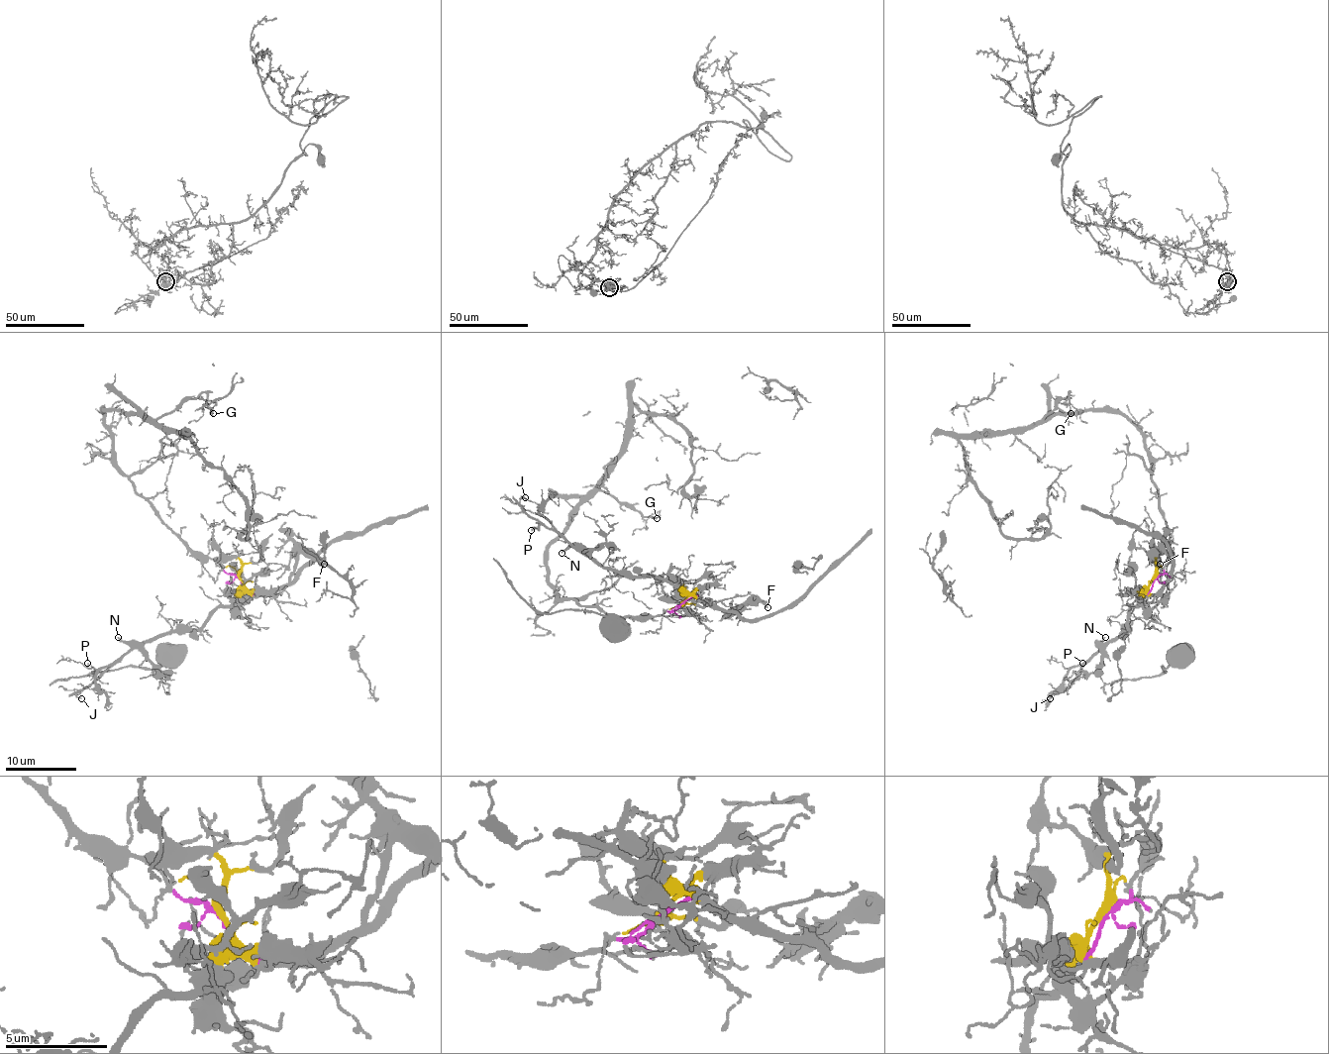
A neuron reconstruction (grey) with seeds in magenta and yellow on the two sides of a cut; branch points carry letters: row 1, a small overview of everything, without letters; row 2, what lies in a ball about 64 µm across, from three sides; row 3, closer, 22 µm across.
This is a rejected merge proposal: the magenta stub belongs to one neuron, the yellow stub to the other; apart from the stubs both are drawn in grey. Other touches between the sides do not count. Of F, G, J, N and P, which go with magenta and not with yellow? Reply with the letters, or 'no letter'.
G

